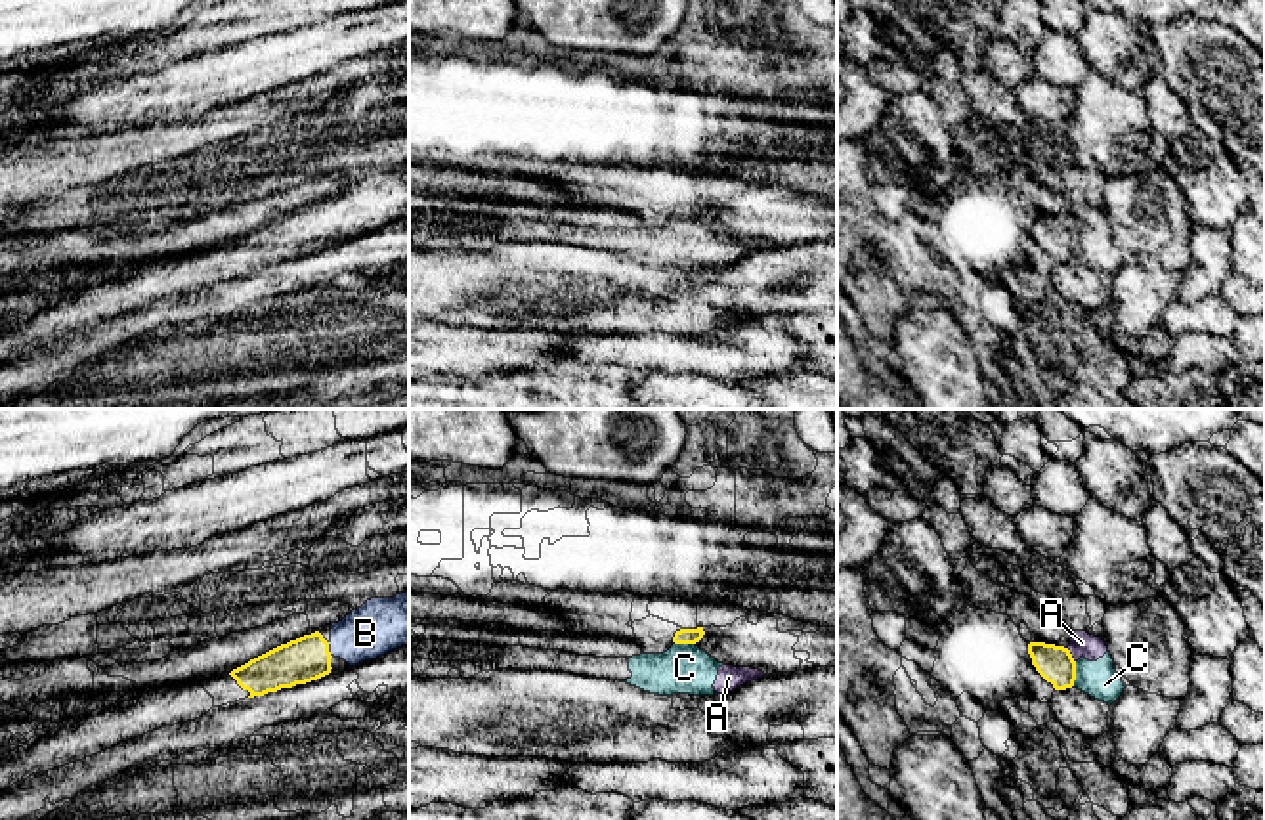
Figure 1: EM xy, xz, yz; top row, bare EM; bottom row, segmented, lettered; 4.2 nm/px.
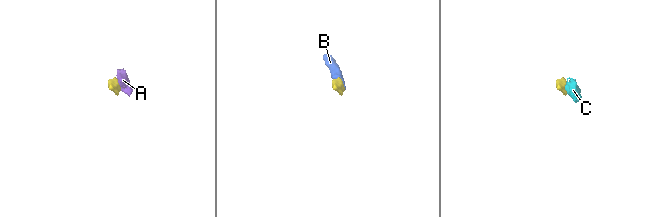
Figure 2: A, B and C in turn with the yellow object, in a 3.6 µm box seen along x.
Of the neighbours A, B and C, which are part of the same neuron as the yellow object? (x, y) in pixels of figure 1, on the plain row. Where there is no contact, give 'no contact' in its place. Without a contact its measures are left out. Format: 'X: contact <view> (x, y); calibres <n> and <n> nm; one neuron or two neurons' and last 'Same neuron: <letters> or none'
A: contact yz (1071, 228); calibres 160 and 100 nm; two neurons
B: no contact; one neuron
C: contact yz (1074, 245); calibres 160 and 160 nm; two neurons
Same neuron: B

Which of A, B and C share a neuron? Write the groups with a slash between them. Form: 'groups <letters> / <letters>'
groups A C / B

